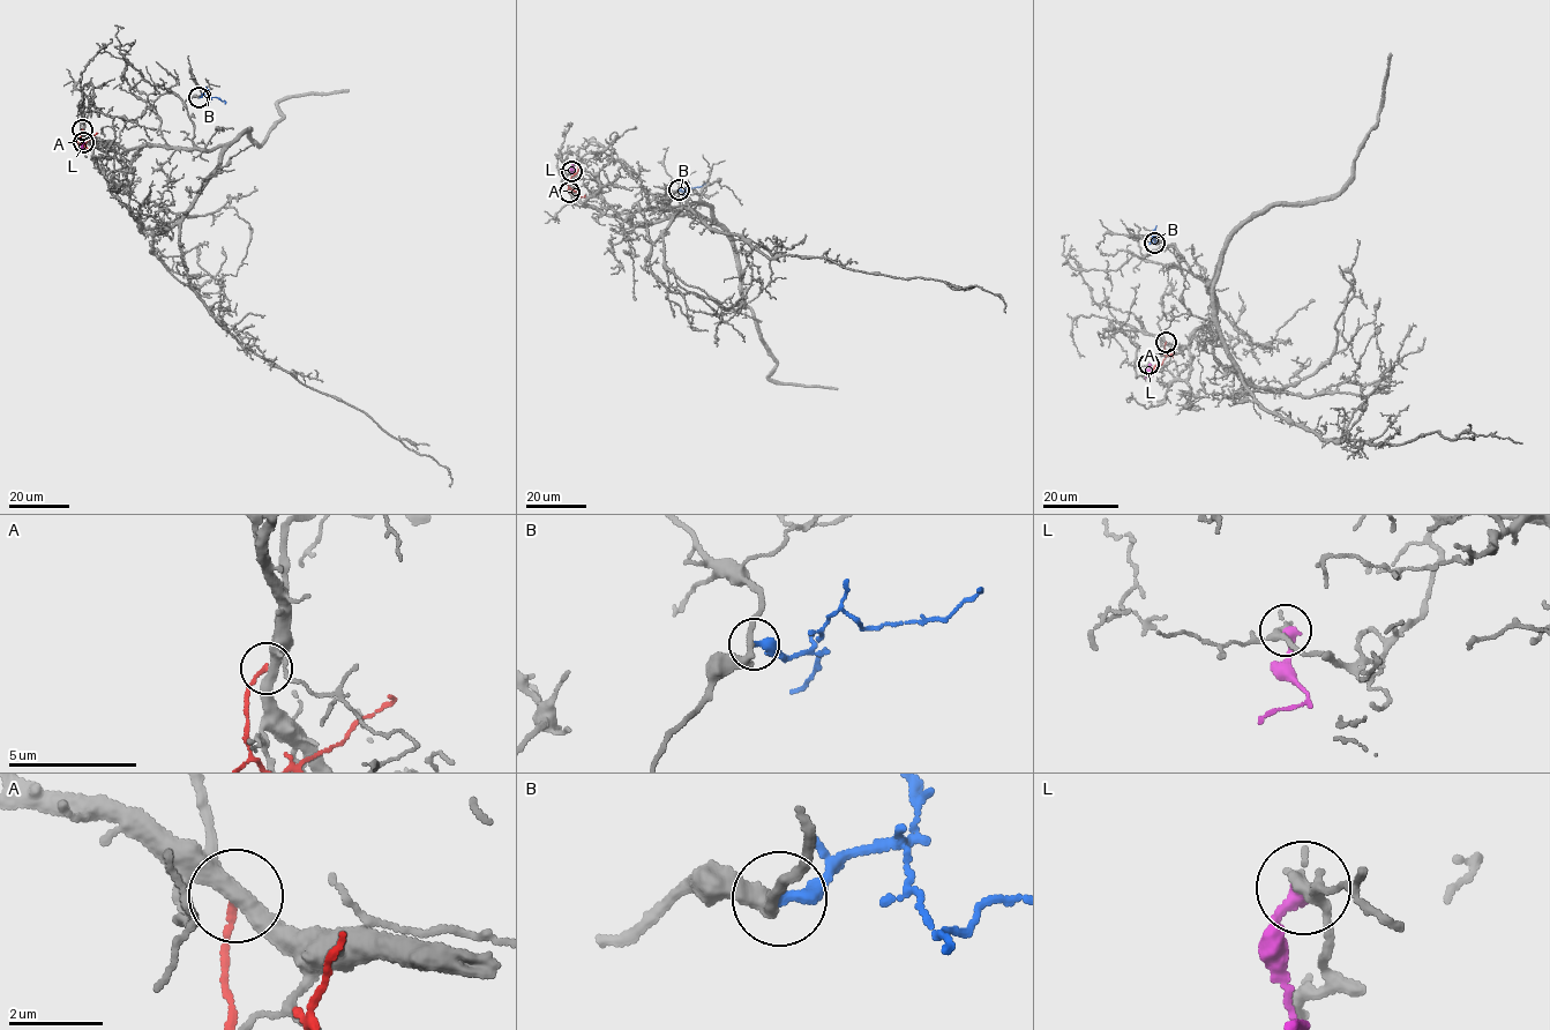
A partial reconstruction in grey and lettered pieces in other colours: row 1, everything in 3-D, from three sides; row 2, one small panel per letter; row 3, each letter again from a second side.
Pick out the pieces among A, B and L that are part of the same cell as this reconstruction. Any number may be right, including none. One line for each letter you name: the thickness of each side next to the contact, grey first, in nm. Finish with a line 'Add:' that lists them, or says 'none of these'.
Add: none of these

